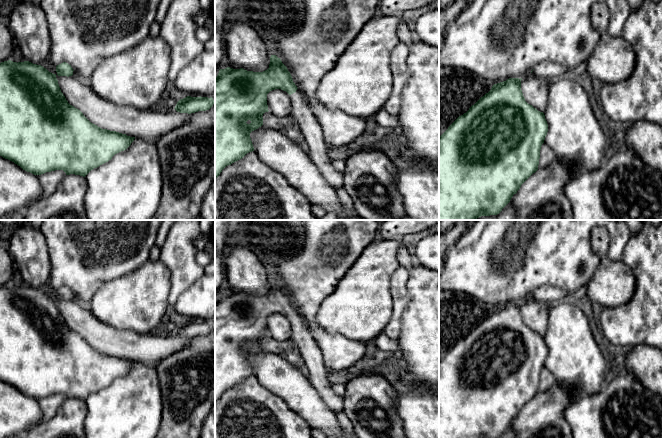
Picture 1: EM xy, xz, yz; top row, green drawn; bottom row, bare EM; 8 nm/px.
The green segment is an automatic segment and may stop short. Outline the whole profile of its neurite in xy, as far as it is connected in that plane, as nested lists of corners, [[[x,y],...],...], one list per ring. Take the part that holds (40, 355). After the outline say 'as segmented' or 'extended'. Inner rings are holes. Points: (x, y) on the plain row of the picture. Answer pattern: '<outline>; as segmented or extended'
[[[29,285],[0,287],[0,380],[8,383],[23,394],[34,399],[63,394],[66,399],[85,401],[91,394],[108,386],[112,381],[126,374],[135,361],[116,355],[102,353],[91,347],[83,337],[70,329],[56,302],[41,289]]]; as segmented

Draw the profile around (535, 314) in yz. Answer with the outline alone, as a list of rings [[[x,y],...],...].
[[[528,299],[521,304],[521,314],[525,325],[540,336],[545,336],[548,328],[549,309],[552,304]]]

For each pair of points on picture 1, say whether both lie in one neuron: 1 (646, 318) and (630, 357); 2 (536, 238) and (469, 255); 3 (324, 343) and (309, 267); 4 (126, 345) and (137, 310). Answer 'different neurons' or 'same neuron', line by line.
1: different neurons
2: same neuron
3: same neuron
4: different neurons

